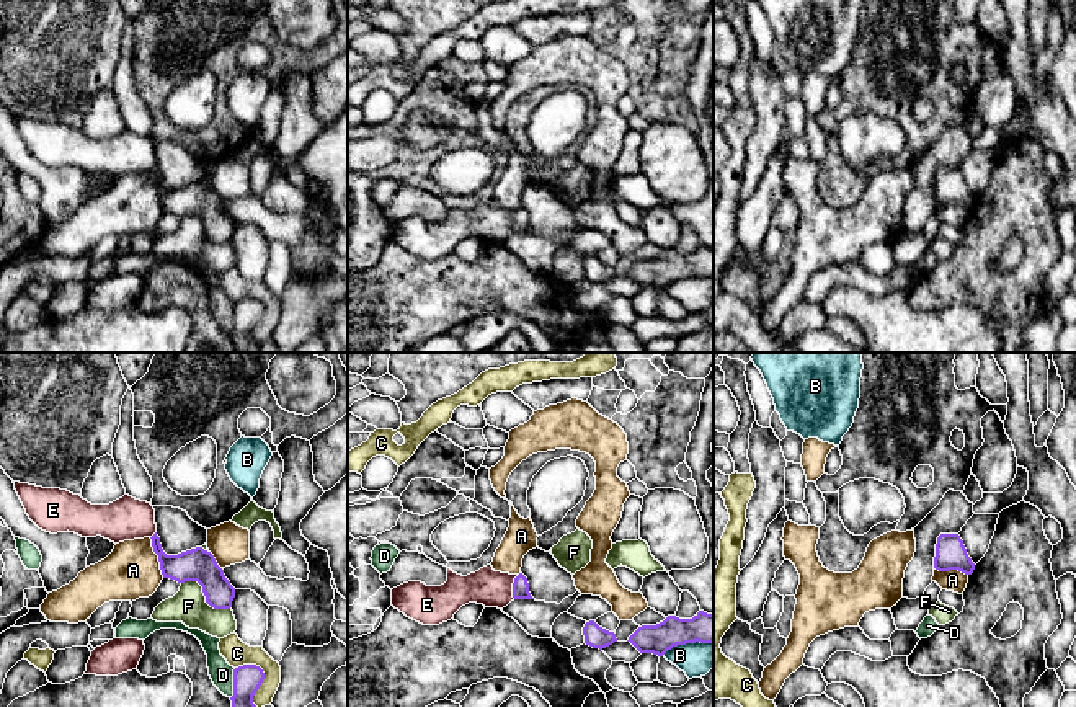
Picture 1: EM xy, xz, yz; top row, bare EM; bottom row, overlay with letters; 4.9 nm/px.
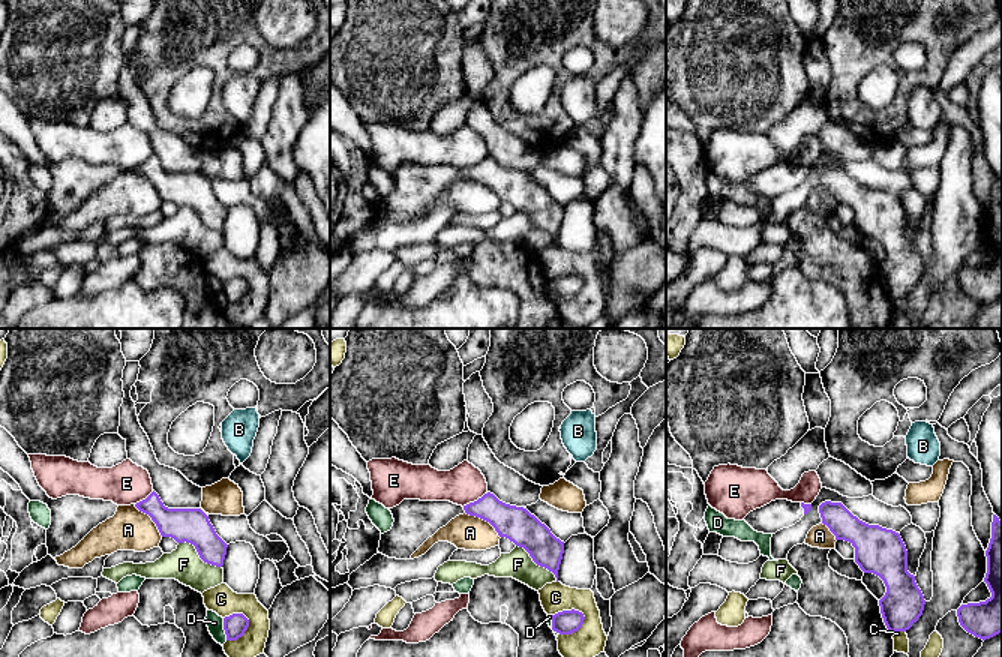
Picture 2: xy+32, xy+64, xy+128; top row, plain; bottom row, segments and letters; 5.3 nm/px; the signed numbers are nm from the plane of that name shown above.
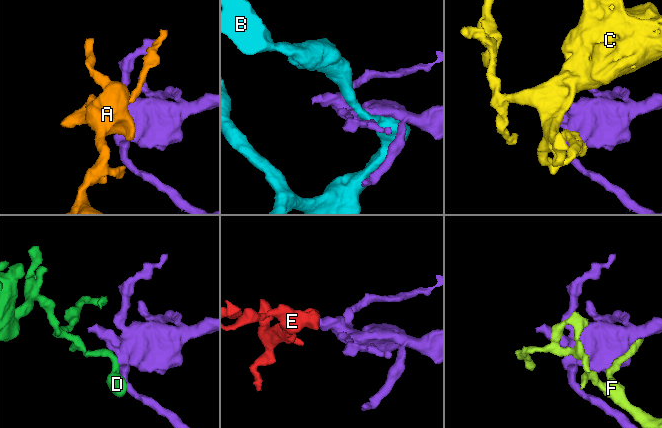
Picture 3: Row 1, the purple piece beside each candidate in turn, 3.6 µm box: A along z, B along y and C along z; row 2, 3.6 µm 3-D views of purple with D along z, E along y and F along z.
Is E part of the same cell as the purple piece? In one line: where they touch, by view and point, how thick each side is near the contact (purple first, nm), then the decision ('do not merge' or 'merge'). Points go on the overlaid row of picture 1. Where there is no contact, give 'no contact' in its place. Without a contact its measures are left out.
xz (513, 586) | 80/180 nm | do not merge

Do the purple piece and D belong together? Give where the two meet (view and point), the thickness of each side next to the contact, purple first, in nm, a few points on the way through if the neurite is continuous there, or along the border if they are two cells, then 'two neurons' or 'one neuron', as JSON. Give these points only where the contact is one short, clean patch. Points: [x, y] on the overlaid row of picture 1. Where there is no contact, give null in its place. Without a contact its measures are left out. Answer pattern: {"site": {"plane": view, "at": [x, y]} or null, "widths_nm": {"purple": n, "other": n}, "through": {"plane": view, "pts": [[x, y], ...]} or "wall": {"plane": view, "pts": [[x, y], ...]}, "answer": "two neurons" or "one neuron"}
{"site": {"plane": "xy", "at": [234, 683]}, "widths_nm": {"purple": 140, "other": 120}, "wall": {"plane": "xy", "pts": [[235, 668], [234, 694], [231, 698]]}, "answer": "two neurons"}

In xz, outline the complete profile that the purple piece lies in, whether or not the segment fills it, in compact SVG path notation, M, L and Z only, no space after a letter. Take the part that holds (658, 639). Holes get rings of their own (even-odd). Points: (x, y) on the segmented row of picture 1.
M699 611L692 619L668 616L656 625L638 627L629 640L640 653L663 656L668 650L686 643L714 643L714 614Z

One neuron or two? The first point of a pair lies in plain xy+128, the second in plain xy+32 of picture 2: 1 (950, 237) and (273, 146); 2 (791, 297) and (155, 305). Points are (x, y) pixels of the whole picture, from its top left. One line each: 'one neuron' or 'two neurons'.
1: one neuron
2: one neuron

